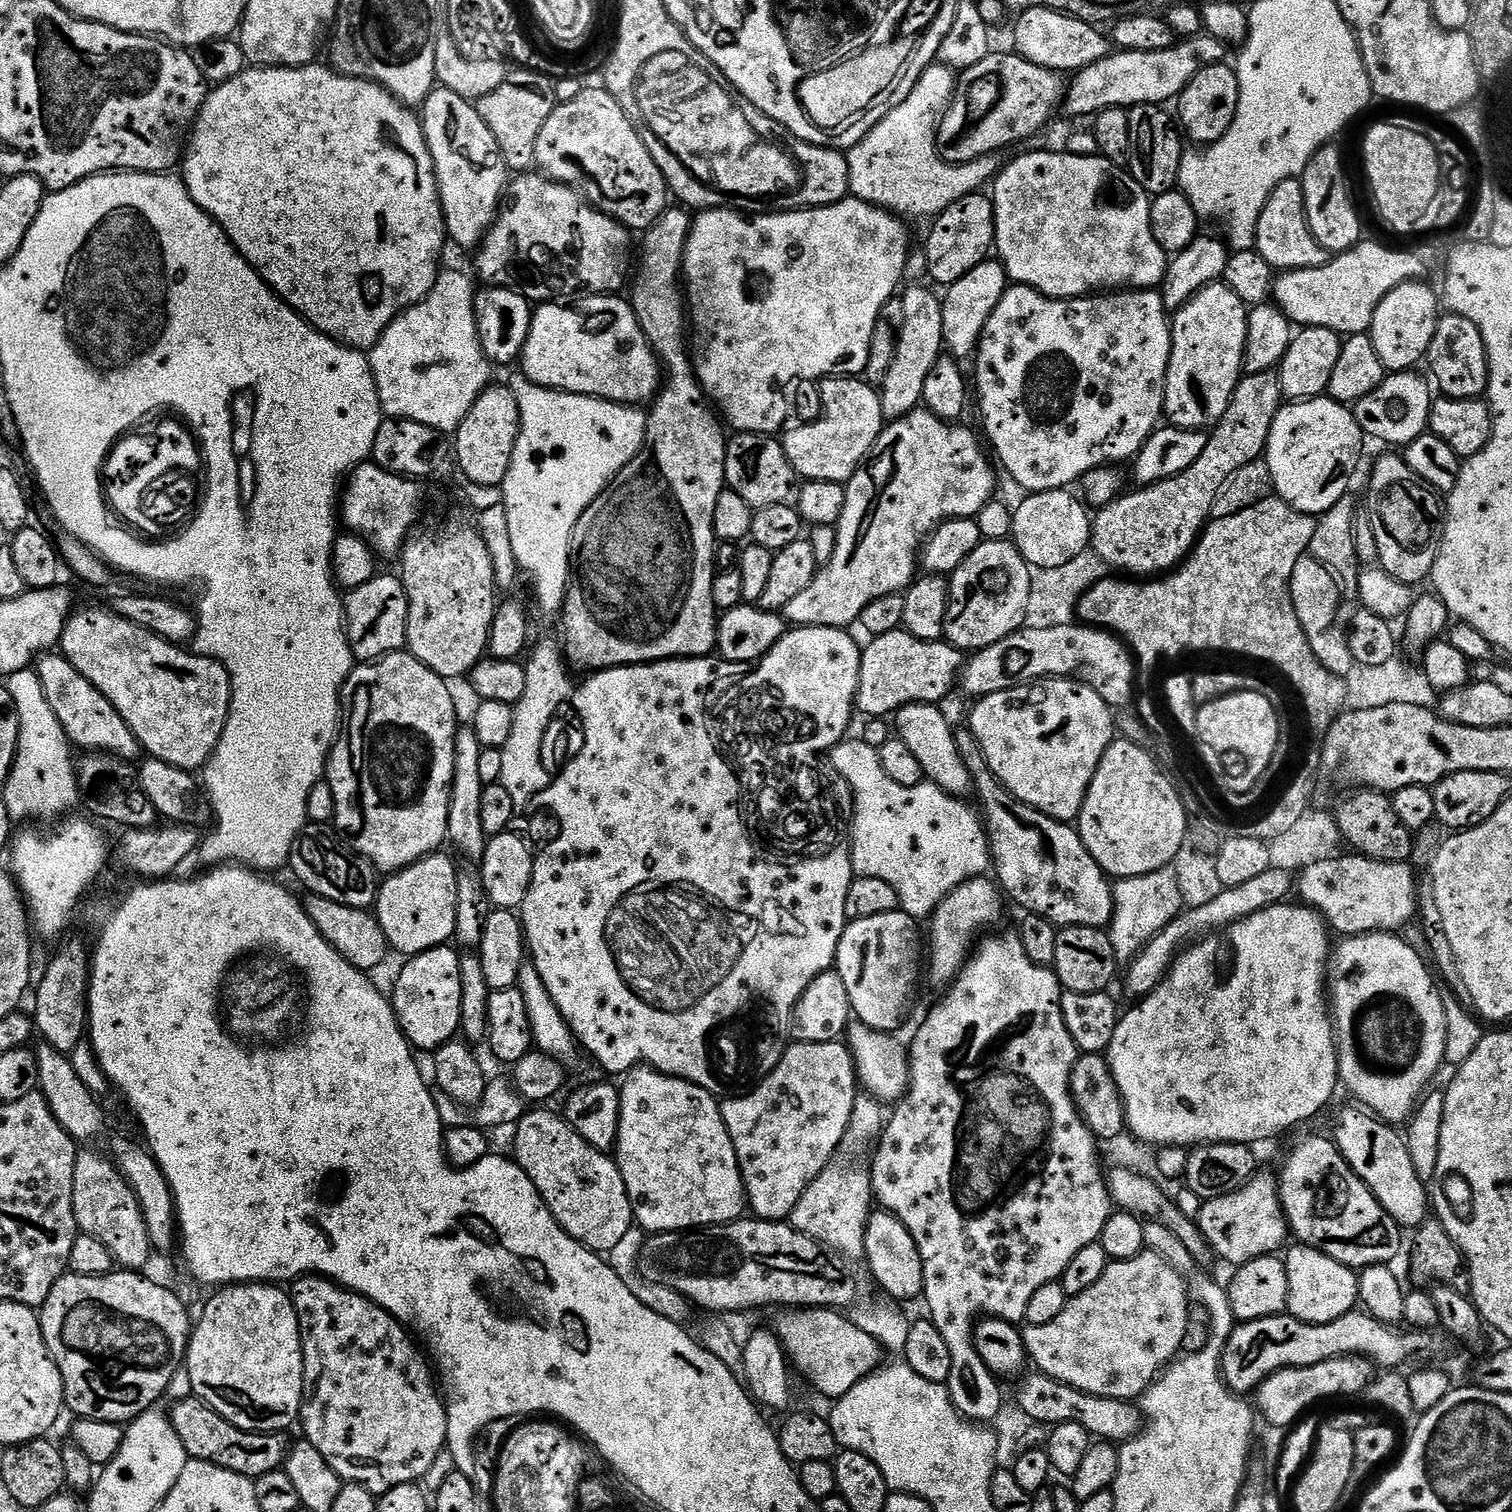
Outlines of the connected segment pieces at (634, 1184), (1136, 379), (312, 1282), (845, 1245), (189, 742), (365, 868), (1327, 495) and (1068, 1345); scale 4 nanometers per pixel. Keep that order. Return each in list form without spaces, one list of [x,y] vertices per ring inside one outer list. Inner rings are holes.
[[[637,1066],[623,1077],[624,1084],[619,1085],[620,1090],[620,1125],[618,1126],[618,1138],[614,1149],[616,1165],[620,1167],[622,1182],[626,1186],[626,1194],[632,1203],[632,1214],[635,1223],[645,1233],[659,1234],[661,1232],[686,1232],[689,1230],[703,1230],[709,1226],[718,1224],[730,1224],[734,1220],[741,1219],[746,1212],[746,1197],[744,1194],[744,1180],[740,1176],[740,1163],[736,1157],[736,1151],[732,1145],[730,1134],[726,1130],[726,1122],[720,1113],[720,1104],[717,1097],[709,1094],[705,1088],[691,1084],[688,1080],[680,1080],[677,1076],[665,1076],[663,1072],[657,1072],[655,1068]]]
[[[1013,283],[1004,292],[1004,297],[998,302],[998,306],[994,310],[994,314],[990,314],[990,318],[984,327],[984,333],[980,335],[980,343],[974,353],[974,361],[976,360],[976,388],[974,384],[974,392],[980,395],[980,412],[984,415],[984,428],[988,431],[988,440],[992,443],[992,448],[996,451],[996,456],[1000,459],[1000,464],[1006,471],[1012,475],[1012,480],[1020,488],[1025,488],[1025,493],[1033,492],[1054,492],[1057,490],[1067,489],[1068,484],[1083,481],[1087,472],[1092,472],[1096,468],[1105,466],[1119,465],[1119,460],[1131,461],[1136,453],[1143,448],[1144,443],[1148,441],[1149,436],[1156,431],[1162,420],[1164,411],[1164,379],[1168,373],[1168,363],[1170,362],[1170,354],[1172,353],[1172,329],[1170,327],[1170,316],[1164,306],[1163,295],[1156,290],[1120,290],[1115,294],[1092,294],[1087,298],[1073,298],[1070,300],[1058,300],[1050,296],[1044,296],[1037,292],[1034,288],[1028,288],[1025,284]]]
[[[309,1274],[291,1281],[290,1295],[298,1314],[300,1345],[304,1351],[304,1405],[300,1407],[298,1421],[299,1427],[304,1427],[303,1439],[312,1444],[314,1450],[322,1454],[322,1458],[326,1458],[330,1467],[340,1475],[341,1481],[361,1484],[374,1494],[383,1494],[403,1484],[416,1484],[423,1481],[429,1470],[441,1459],[440,1451],[448,1444],[448,1410],[438,1391],[433,1369],[429,1361],[425,1357],[424,1361],[420,1357],[419,1350],[412,1345],[413,1337],[409,1329],[394,1319],[391,1312],[378,1307],[374,1301],[366,1299],[358,1292],[350,1291],[349,1288],[341,1288],[339,1284],[322,1276]]]
[[[840,1159],[830,1161],[819,1178],[804,1191],[794,1206],[790,1223],[833,1253],[856,1260],[864,1256],[864,1235],[868,1229],[868,1218],[874,1211],[872,1174],[867,1167],[859,1168],[848,1160]]]
[[[115,611],[79,612],[68,617],[68,625],[58,645],[62,655],[78,674],[82,674],[82,678],[89,680],[111,702],[118,714],[122,714],[126,726],[130,726],[141,749],[149,757],[178,768],[203,769],[214,754],[226,726],[232,701],[232,679],[228,671],[211,656],[198,656],[195,651],[169,644],[150,630],[134,626],[134,622],[116,615]]]
[[[308,826],[298,834],[298,838],[292,847],[290,868],[291,871],[296,871],[297,878],[308,887],[307,891],[313,896],[330,898],[330,902],[342,902],[342,906],[350,906],[351,908],[368,910],[375,905],[378,891],[377,869],[372,867],[370,861],[352,851],[343,839],[338,838],[335,831],[329,830],[327,827]]]
[[[1327,395],[1317,396],[1315,400],[1302,400],[1285,403],[1276,412],[1270,426],[1266,459],[1272,475],[1275,495],[1284,500],[1294,510],[1305,512],[1307,516],[1321,517],[1330,511],[1343,496],[1349,495],[1352,475],[1360,464],[1366,437],[1356,420],[1351,407],[1342,405]]]
[[[1151,1250],[1129,1260],[1111,1261],[1102,1278],[1098,1278],[1090,1290],[1071,1297],[1054,1322],[1028,1324],[1023,1329],[1024,1346],[1031,1363],[1033,1360],[1043,1375],[1091,1396],[1139,1401],[1162,1370],[1181,1355],[1180,1347],[1188,1336],[1188,1288],[1180,1276],[1183,1276],[1181,1269]]]

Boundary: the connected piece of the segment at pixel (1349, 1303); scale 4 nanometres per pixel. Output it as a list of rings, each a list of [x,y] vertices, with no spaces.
[[[1305,1248],[1287,1249],[1284,1269],[1288,1275],[1287,1311],[1307,1324],[1325,1324],[1342,1318],[1357,1307],[1360,1298],[1360,1281],[1349,1265],[1340,1264],[1323,1250]]]

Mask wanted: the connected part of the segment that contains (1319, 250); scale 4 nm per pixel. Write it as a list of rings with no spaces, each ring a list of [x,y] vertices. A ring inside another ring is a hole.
[[[1299,179],[1282,181],[1270,194],[1258,218],[1255,249],[1276,270],[1317,268],[1328,263],[1329,252],[1316,241],[1308,225],[1308,215],[1304,205],[1304,186]]]

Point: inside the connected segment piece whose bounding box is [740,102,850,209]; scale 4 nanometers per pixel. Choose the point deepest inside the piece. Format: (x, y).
(825, 180)

